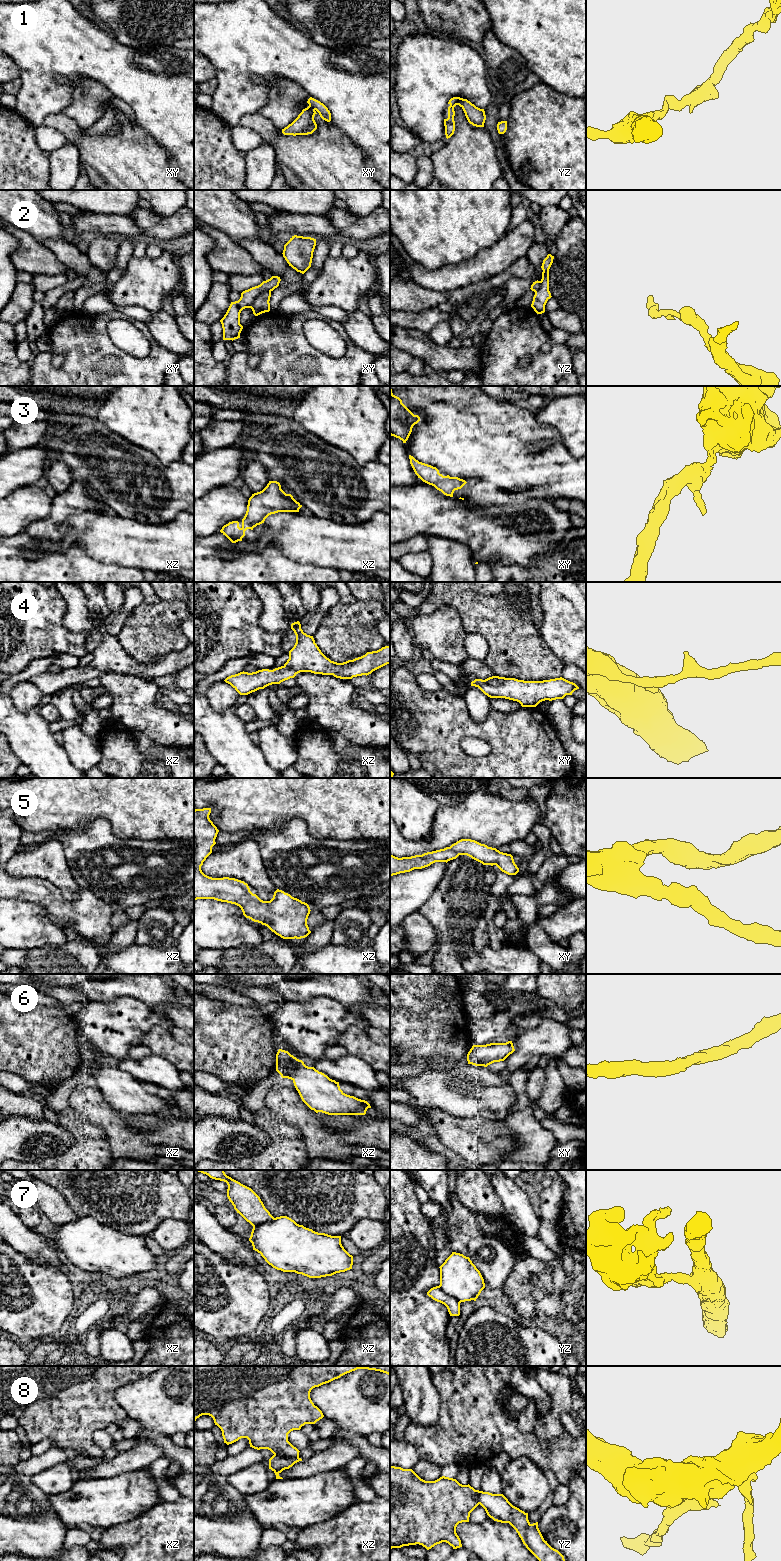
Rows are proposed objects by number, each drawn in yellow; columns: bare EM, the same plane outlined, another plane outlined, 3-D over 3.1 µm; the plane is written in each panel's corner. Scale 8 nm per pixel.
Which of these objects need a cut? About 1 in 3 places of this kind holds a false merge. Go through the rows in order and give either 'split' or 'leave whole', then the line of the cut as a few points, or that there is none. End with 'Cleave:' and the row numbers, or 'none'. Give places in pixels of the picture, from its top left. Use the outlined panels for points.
1: leave whole | no cut
2: split | xy (270, 291), (263, 291), (250, 307)
3: leave whole | no cut
4: leave whole | no cut
5: leave whole | no cut
6: leave whole | no cut
7: split | yz (438, 1286), (453, 1296), (459, 1303)
8: split | xz (274, 1454), (298, 1458)
Cleave: 2, 7, 8

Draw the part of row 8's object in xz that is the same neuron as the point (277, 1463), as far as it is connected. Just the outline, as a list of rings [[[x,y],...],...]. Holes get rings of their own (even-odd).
[[[273,1455],[269,1459],[269,1469],[271,1469],[275,1473],[276,1479],[283,1479],[282,1477],[279,1476],[279,1474],[283,1470],[289,1469],[299,1461],[302,1461],[302,1459],[301,1458],[292,1459],[292,1458],[286,1458],[284,1456]]]

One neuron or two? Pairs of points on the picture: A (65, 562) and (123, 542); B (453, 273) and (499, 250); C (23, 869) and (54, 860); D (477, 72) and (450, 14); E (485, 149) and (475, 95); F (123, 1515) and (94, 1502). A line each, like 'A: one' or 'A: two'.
A: two
B: one
C: one
D: two
E: two
F: one

